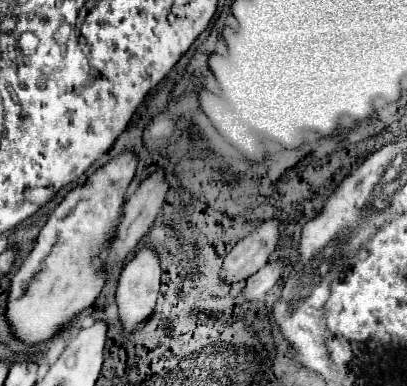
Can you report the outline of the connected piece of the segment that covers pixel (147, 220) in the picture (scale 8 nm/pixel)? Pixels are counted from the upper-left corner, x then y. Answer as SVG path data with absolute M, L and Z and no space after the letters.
M158 170L142 180L138 190L128 198L124 206L124 218L116 232L116 238L110 244L110 254L106 256L104 264L110 268L116 262L122 262L136 242L150 230L152 222L156 220L162 202L168 194L168 182L164 170Z

